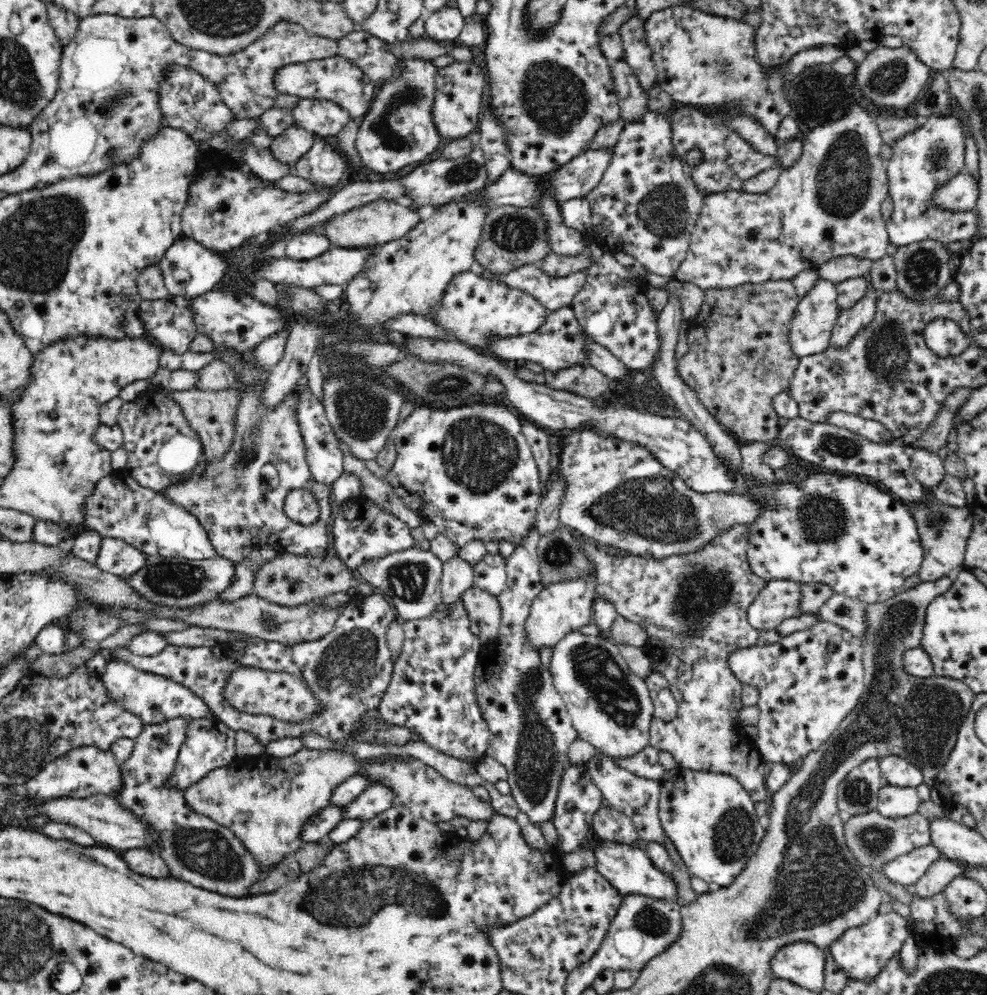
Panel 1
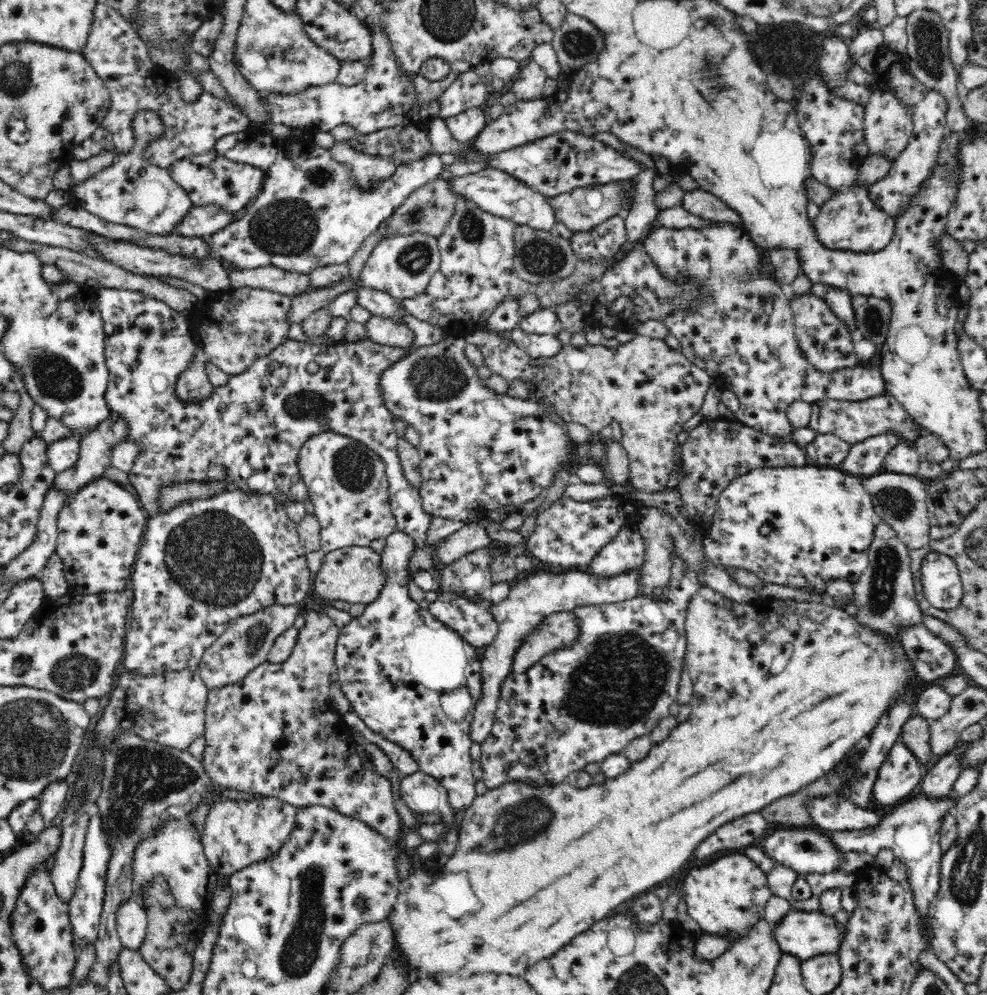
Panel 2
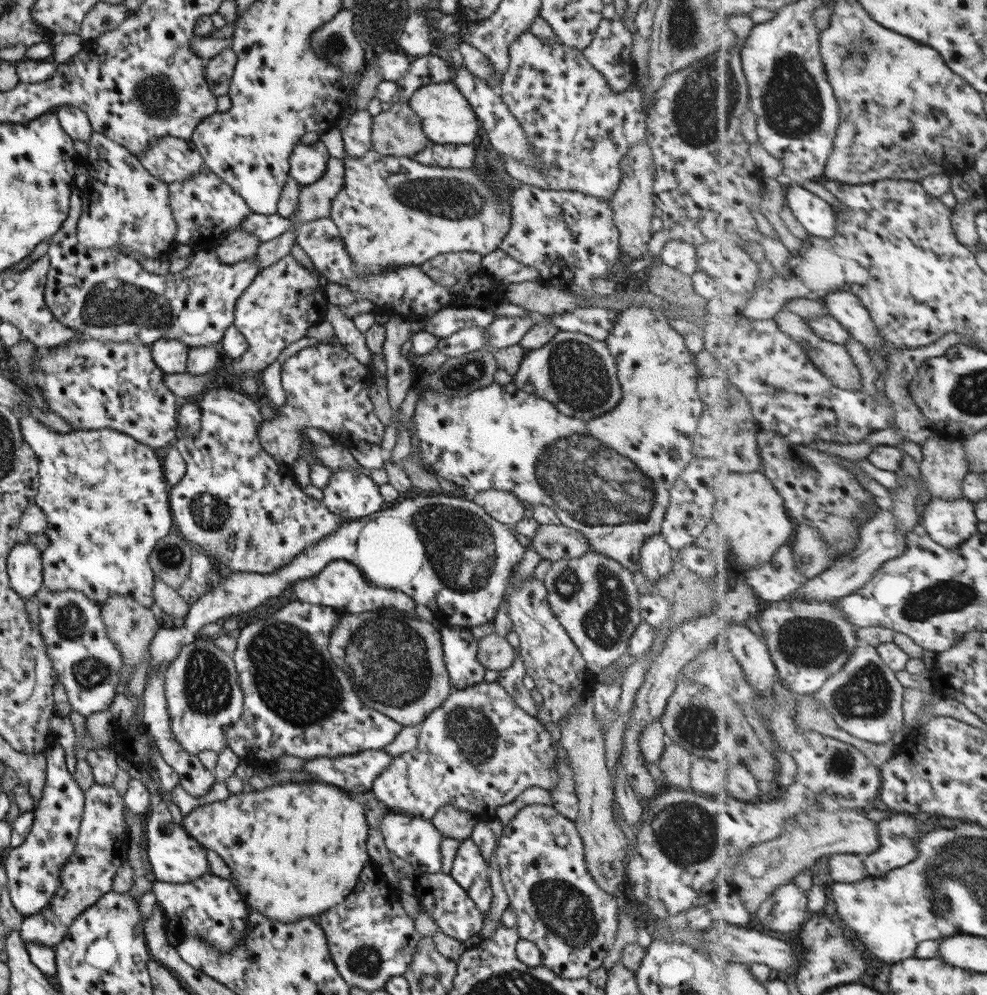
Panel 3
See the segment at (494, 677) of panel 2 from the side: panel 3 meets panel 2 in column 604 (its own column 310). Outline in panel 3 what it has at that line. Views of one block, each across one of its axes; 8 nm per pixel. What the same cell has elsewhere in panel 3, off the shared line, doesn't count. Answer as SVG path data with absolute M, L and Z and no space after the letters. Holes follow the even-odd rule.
M333 560L312 577L295 581L293 592L299 602L328 606L334 608L339 614L358 614L381 608L393 608L415 617L415 605L412 598L397 590L373 586L355 565L345 560Z

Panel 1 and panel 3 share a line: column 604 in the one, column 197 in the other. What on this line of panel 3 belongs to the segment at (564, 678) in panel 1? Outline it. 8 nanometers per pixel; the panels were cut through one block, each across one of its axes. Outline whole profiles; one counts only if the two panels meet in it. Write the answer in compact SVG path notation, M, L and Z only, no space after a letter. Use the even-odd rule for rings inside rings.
M203 636L184 648L177 647L176 652L177 656L166 667L163 683L172 738L189 754L203 750L221 752L227 747L226 728L237 722L242 711L242 692L232 657Z

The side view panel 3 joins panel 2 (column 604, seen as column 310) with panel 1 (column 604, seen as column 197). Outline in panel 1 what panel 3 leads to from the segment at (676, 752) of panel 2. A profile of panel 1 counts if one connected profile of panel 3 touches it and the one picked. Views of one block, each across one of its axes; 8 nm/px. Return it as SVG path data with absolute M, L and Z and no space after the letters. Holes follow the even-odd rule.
M601 806L591 820L591 830L599 842L615 842L632 847L638 842L636 825L612 806Z

